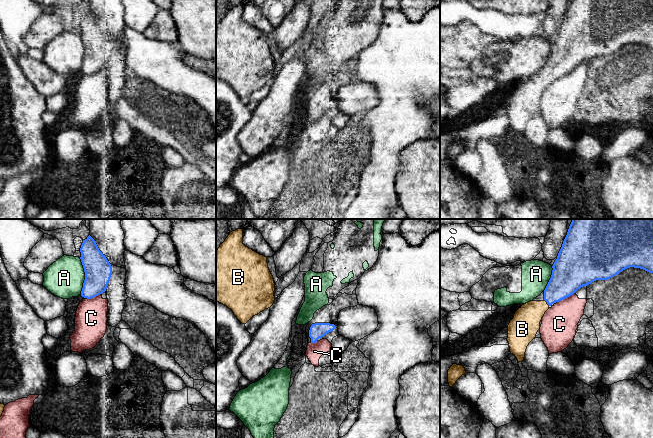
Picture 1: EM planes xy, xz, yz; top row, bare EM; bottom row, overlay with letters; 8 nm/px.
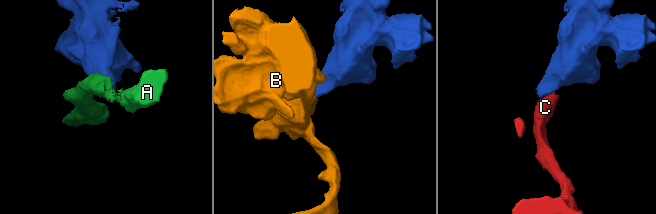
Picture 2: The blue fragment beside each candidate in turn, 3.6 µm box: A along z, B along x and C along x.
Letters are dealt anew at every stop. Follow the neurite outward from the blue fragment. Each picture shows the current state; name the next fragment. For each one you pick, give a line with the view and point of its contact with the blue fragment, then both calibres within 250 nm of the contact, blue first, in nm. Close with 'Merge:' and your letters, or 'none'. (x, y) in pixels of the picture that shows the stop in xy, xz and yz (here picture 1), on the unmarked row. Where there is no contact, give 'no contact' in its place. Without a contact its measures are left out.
B: contact yz (546, 77); calibres 240 and 220 nm
Merge: B

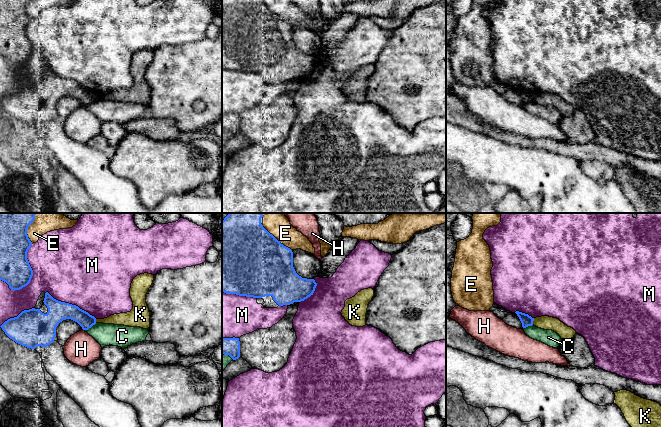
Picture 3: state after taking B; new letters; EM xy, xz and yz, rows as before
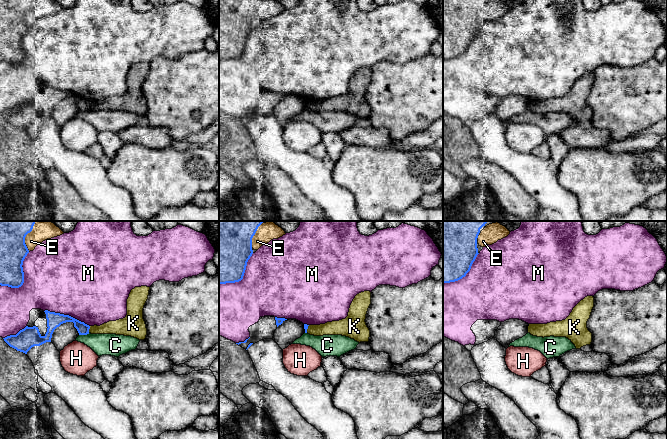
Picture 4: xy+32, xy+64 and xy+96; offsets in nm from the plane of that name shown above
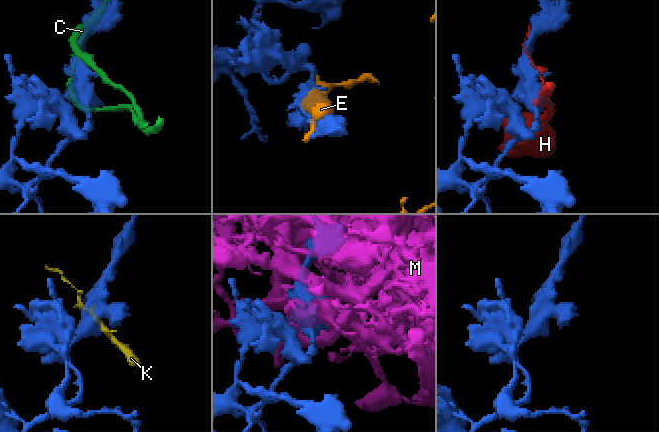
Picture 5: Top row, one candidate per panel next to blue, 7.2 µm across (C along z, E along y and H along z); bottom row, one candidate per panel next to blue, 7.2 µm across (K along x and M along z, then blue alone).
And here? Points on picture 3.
Merge: none

